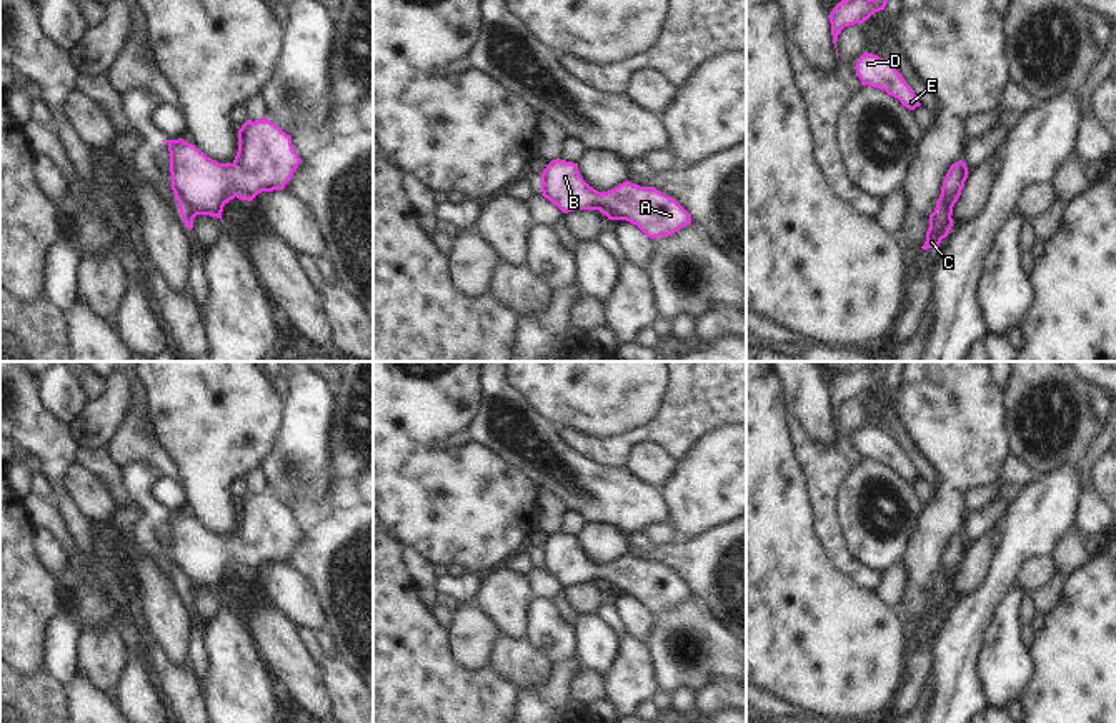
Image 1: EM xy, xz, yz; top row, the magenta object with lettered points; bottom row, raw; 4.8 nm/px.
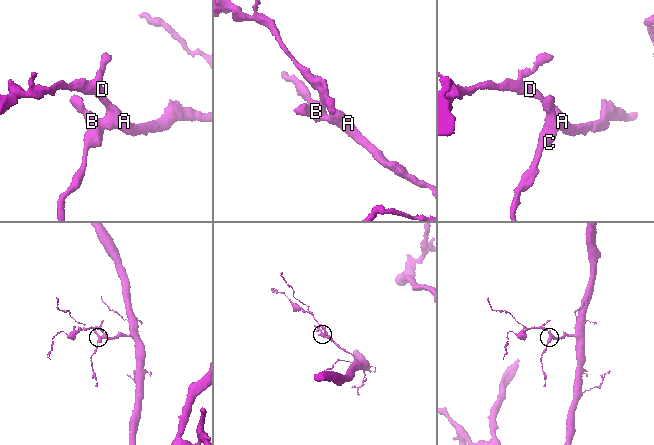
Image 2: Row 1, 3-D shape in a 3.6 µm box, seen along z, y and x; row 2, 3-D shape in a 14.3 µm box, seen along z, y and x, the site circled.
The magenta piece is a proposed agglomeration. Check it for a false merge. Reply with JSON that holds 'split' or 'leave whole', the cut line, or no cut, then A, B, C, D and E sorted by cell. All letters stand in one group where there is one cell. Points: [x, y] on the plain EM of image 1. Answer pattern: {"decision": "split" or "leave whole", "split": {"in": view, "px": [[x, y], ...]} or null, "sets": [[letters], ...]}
{"decision": "leave whole", "split": null, "sets": [["A", "B", "C", "D", "E"]]}

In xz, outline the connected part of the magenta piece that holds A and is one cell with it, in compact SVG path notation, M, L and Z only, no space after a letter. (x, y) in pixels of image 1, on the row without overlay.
M553 533L541 546L543 570L563 586L600 583L610 593L626 593L646 610L673 608L691 596L691 588L671 570L653 560L623 555L608 565L590 560L578 545L578 536Z

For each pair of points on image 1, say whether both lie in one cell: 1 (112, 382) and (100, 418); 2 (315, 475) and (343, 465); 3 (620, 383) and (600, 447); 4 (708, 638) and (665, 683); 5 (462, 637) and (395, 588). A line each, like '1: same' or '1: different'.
1: same
2: different
3: different
4: same
5: different

